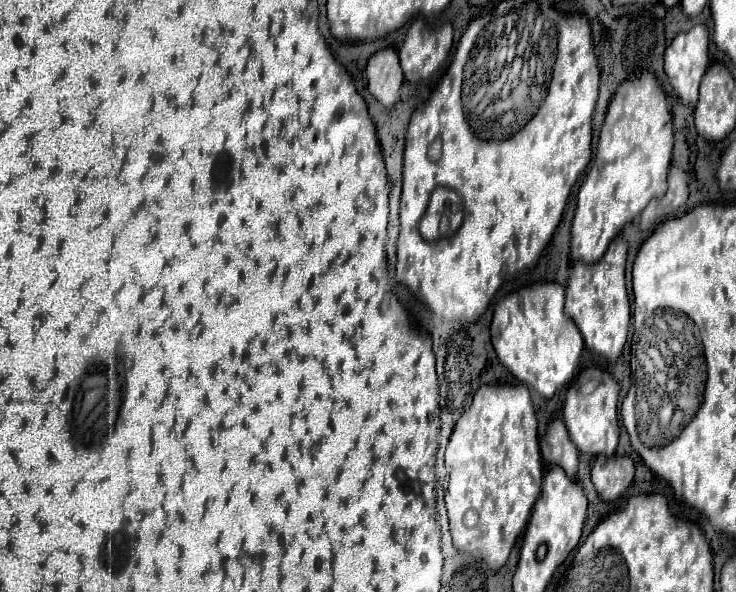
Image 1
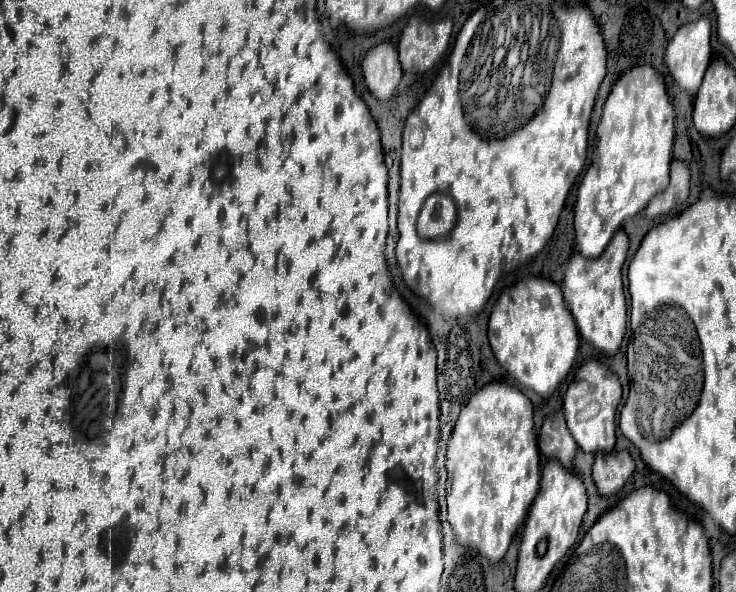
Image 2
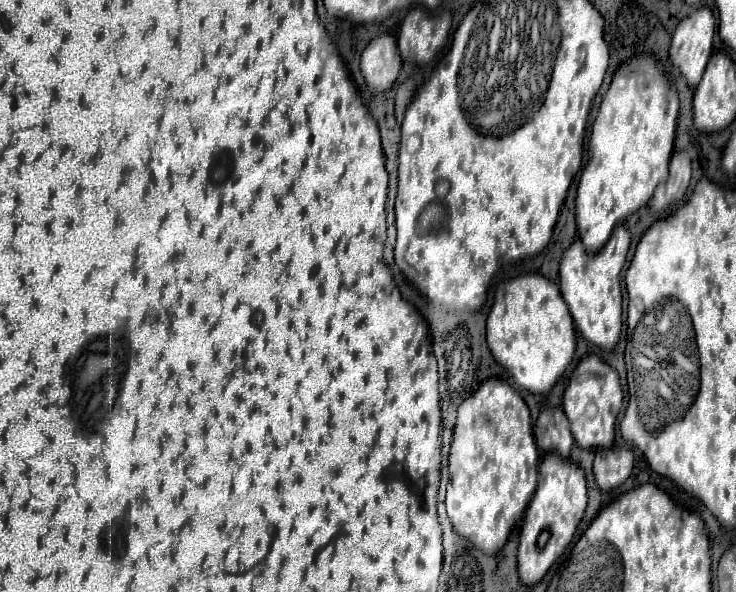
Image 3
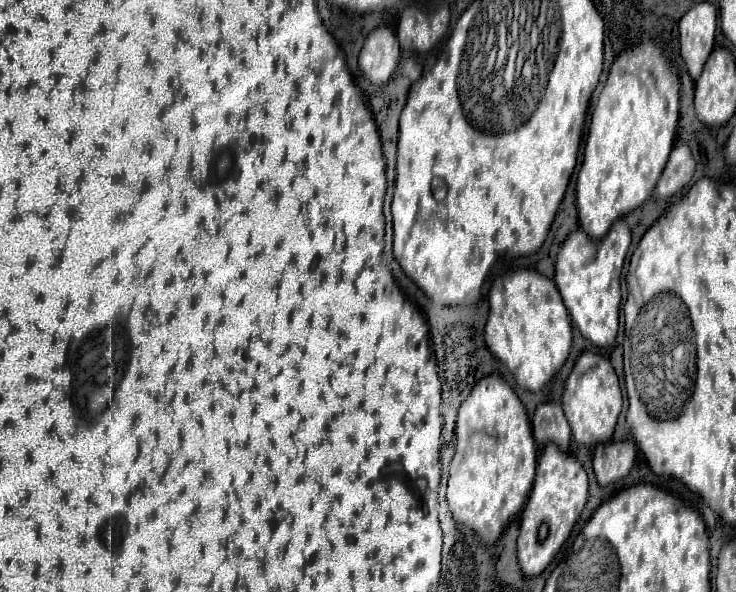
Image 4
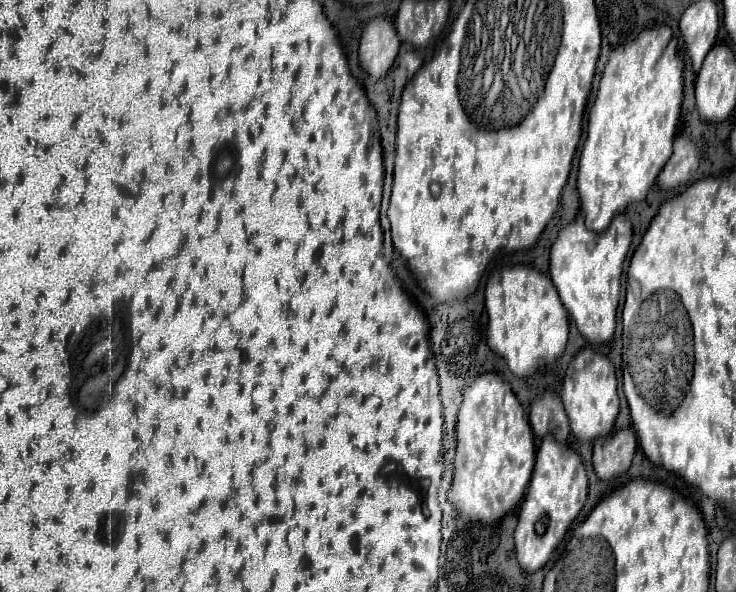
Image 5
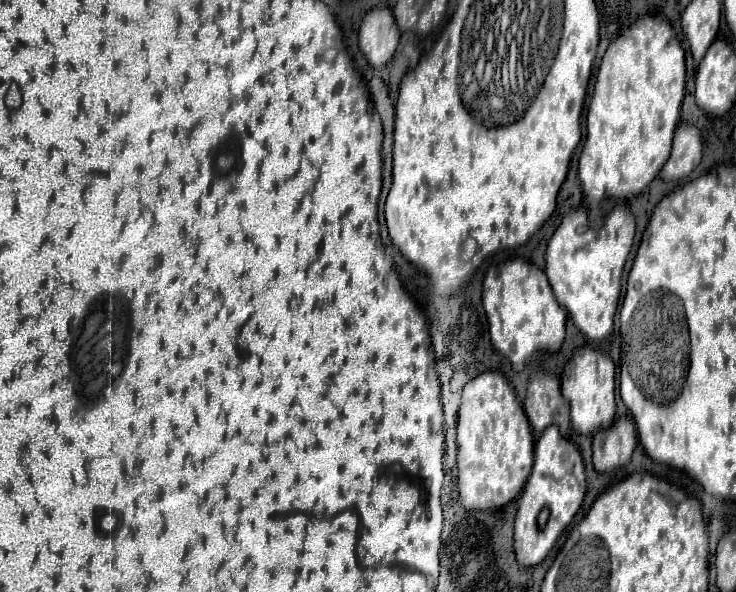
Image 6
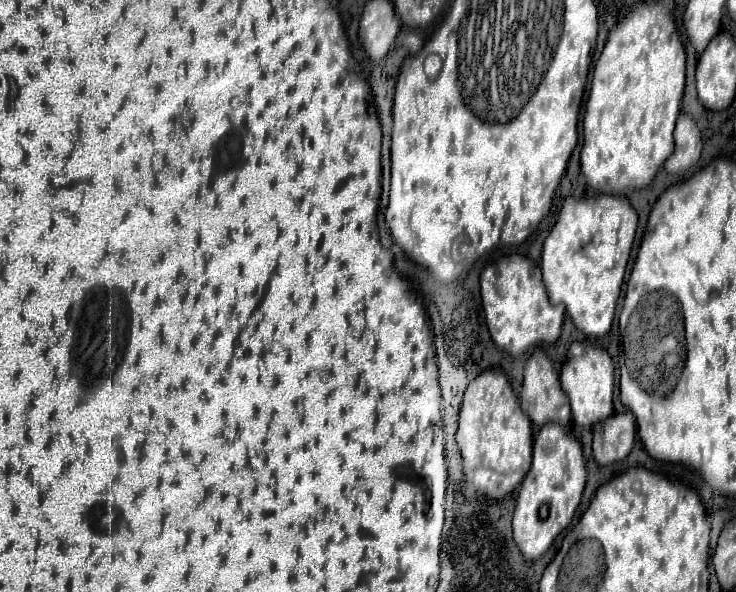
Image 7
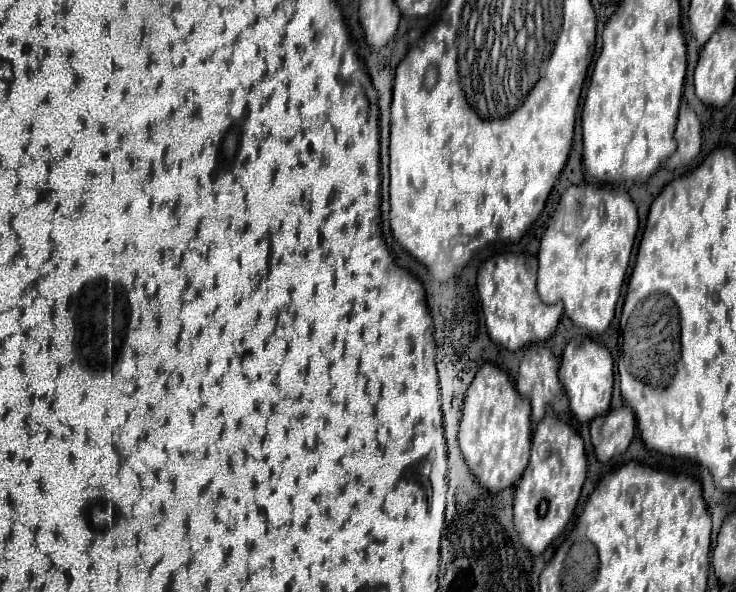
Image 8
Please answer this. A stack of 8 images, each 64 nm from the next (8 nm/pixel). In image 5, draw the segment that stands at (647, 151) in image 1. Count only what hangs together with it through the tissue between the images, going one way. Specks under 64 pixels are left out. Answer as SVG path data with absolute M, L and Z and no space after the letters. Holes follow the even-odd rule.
M666 24L644 28L644 32L636 36L636 40L620 44L610 52L600 78L596 102L588 114L588 138L582 148L578 168L580 208L584 212L588 230L606 230L614 214L622 212L630 202L644 200L658 172L668 162L682 106L682 68L684 64L678 56L678 40L672 38L672 30Z

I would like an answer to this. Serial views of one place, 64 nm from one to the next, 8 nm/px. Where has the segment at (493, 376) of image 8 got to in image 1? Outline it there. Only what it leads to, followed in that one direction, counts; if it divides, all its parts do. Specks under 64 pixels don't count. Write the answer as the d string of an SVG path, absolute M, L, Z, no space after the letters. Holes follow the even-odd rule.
M492 384L476 390L472 406L456 422L446 448L448 490L445 504L454 546L474 558L482 558L492 570L498 570L506 564L516 538L526 528L532 506L542 488L542 456L536 428L538 422L528 388L524 384Z

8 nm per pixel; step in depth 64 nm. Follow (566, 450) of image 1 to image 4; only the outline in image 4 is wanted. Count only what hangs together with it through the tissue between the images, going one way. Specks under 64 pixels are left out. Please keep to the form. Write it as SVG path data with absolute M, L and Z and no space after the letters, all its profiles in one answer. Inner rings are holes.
M544 402L536 406L532 416L532 432L538 444L554 442L562 452L570 446L570 426L560 402Z

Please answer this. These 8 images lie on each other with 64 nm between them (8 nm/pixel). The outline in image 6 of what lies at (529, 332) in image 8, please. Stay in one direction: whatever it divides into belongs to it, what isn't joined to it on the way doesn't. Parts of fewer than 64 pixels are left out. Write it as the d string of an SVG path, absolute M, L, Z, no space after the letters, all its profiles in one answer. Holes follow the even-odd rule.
M514 258L508 260L504 264L492 266L486 272L484 278L484 290L482 290L482 302L484 302L484 310L488 316L488 324L490 324L490 338L492 338L492 346L502 352L504 356L508 356L508 360L512 362L514 370L522 370L526 360L536 352L536 350L558 350L562 340L564 340L564 332L566 332L566 310L556 302L552 288L548 284L548 278L544 276L544 272L532 264L526 262L522 258Z

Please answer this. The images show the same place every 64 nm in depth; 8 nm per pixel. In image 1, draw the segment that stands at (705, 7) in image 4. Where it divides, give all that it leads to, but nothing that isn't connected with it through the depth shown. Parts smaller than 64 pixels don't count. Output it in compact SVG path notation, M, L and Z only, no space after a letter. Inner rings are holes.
M698 24L688 32L680 32L664 52L666 76L680 100L688 104L698 102L698 86L708 64L706 24Z

